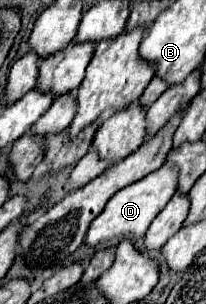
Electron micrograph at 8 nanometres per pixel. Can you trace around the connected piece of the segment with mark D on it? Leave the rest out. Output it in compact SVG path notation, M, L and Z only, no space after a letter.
M163 165L157 171L149 173L141 181L137 181L133 185L127 185L125 189L115 193L107 201L105 209L91 221L89 231L85 235L85 245L97 247L99 243L109 241L109 239L117 239L117 237L121 237L121 239L125 239L125 237L141 239L143 233L147 231L147 227L151 225L151 221L157 217L157 213L173 197L175 187L177 187L177 169L175 167L167 167L167 165Z

